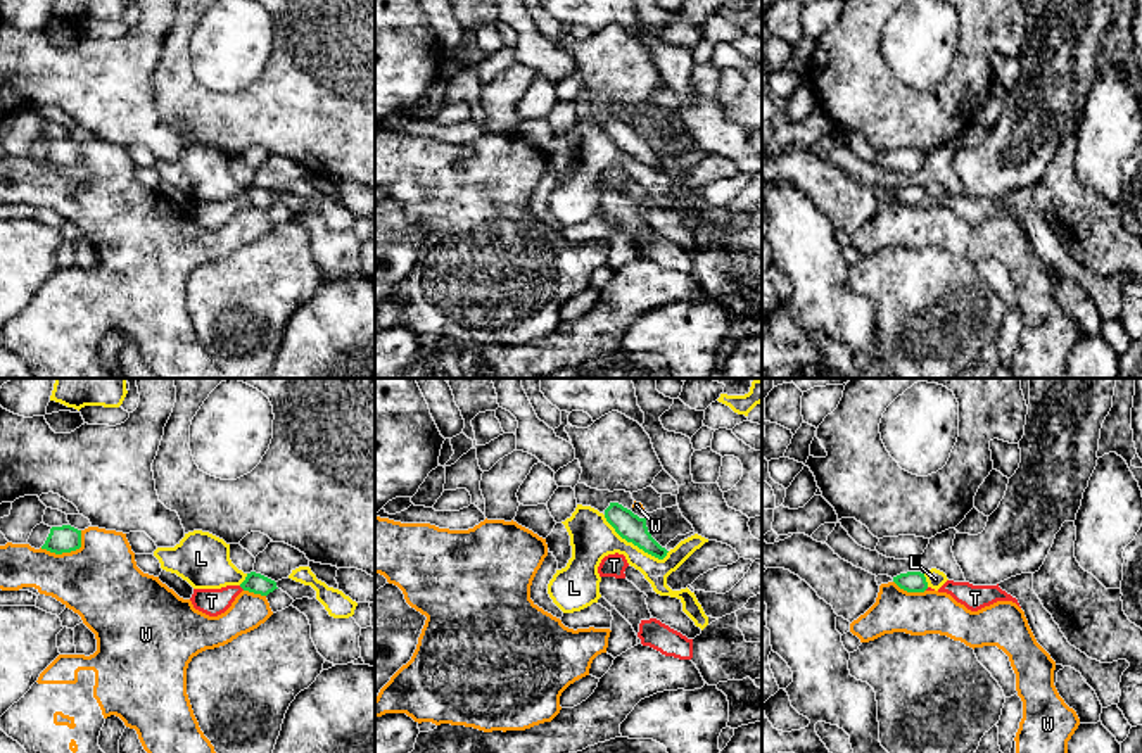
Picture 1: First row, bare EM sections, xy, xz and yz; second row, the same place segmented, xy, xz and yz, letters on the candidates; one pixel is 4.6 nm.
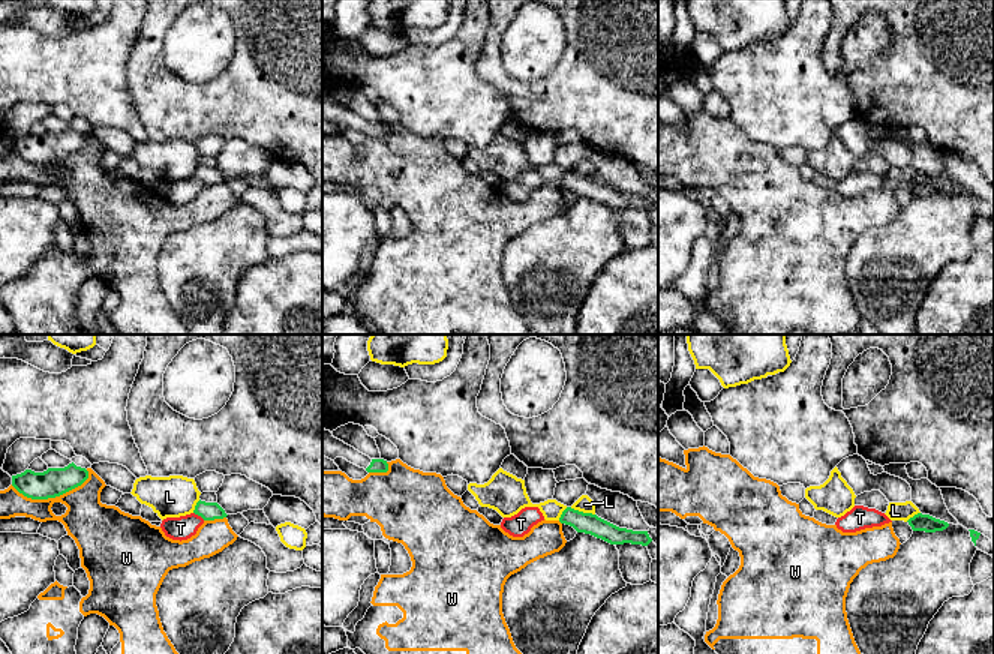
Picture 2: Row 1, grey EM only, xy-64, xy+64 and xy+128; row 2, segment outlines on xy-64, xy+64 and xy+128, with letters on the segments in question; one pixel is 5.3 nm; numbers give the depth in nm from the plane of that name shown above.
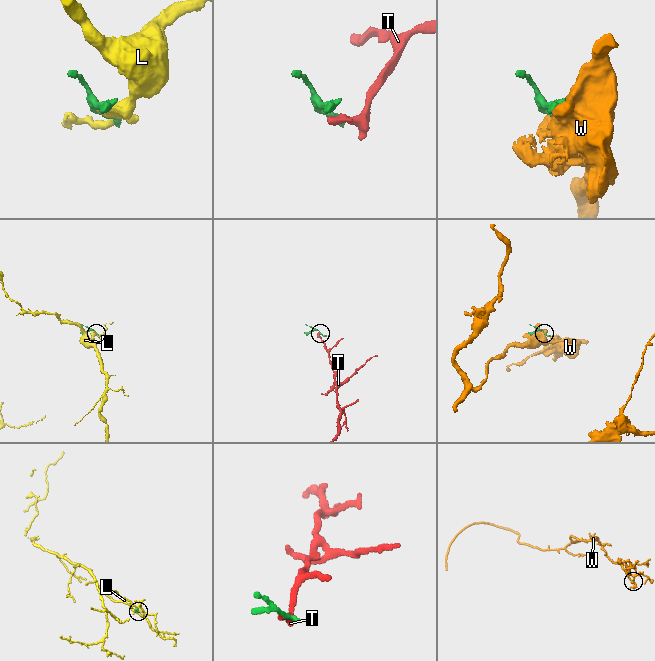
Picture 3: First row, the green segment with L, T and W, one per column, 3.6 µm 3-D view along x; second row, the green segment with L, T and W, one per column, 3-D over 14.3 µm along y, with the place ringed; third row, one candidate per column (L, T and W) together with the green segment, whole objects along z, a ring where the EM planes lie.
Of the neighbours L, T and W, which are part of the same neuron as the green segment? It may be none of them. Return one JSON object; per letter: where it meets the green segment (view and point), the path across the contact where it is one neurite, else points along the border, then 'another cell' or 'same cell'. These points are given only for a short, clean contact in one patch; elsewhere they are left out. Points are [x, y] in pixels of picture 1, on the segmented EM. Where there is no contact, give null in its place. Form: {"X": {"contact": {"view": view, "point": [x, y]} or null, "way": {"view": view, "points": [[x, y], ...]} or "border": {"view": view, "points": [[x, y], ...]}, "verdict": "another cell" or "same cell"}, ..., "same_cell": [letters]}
{"L": {"contact": {"view": "xz", "point": [634, 544]}, "verdict": "another cell"}, "T": {"contact": {"view": "xy", "point": [242, 588]}, "border": {"view": "xy", "points": [[239, 586], [244, 589]]}, "verdict": "another cell"}, "W": {"contact": {"view": "xy", "point": [68, 551]}, "verdict": "another cell"}, "same_cell": []}

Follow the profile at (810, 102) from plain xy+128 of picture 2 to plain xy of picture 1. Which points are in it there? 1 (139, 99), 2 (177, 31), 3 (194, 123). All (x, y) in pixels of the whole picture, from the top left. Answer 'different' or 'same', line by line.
1: same
2: different
3: different

